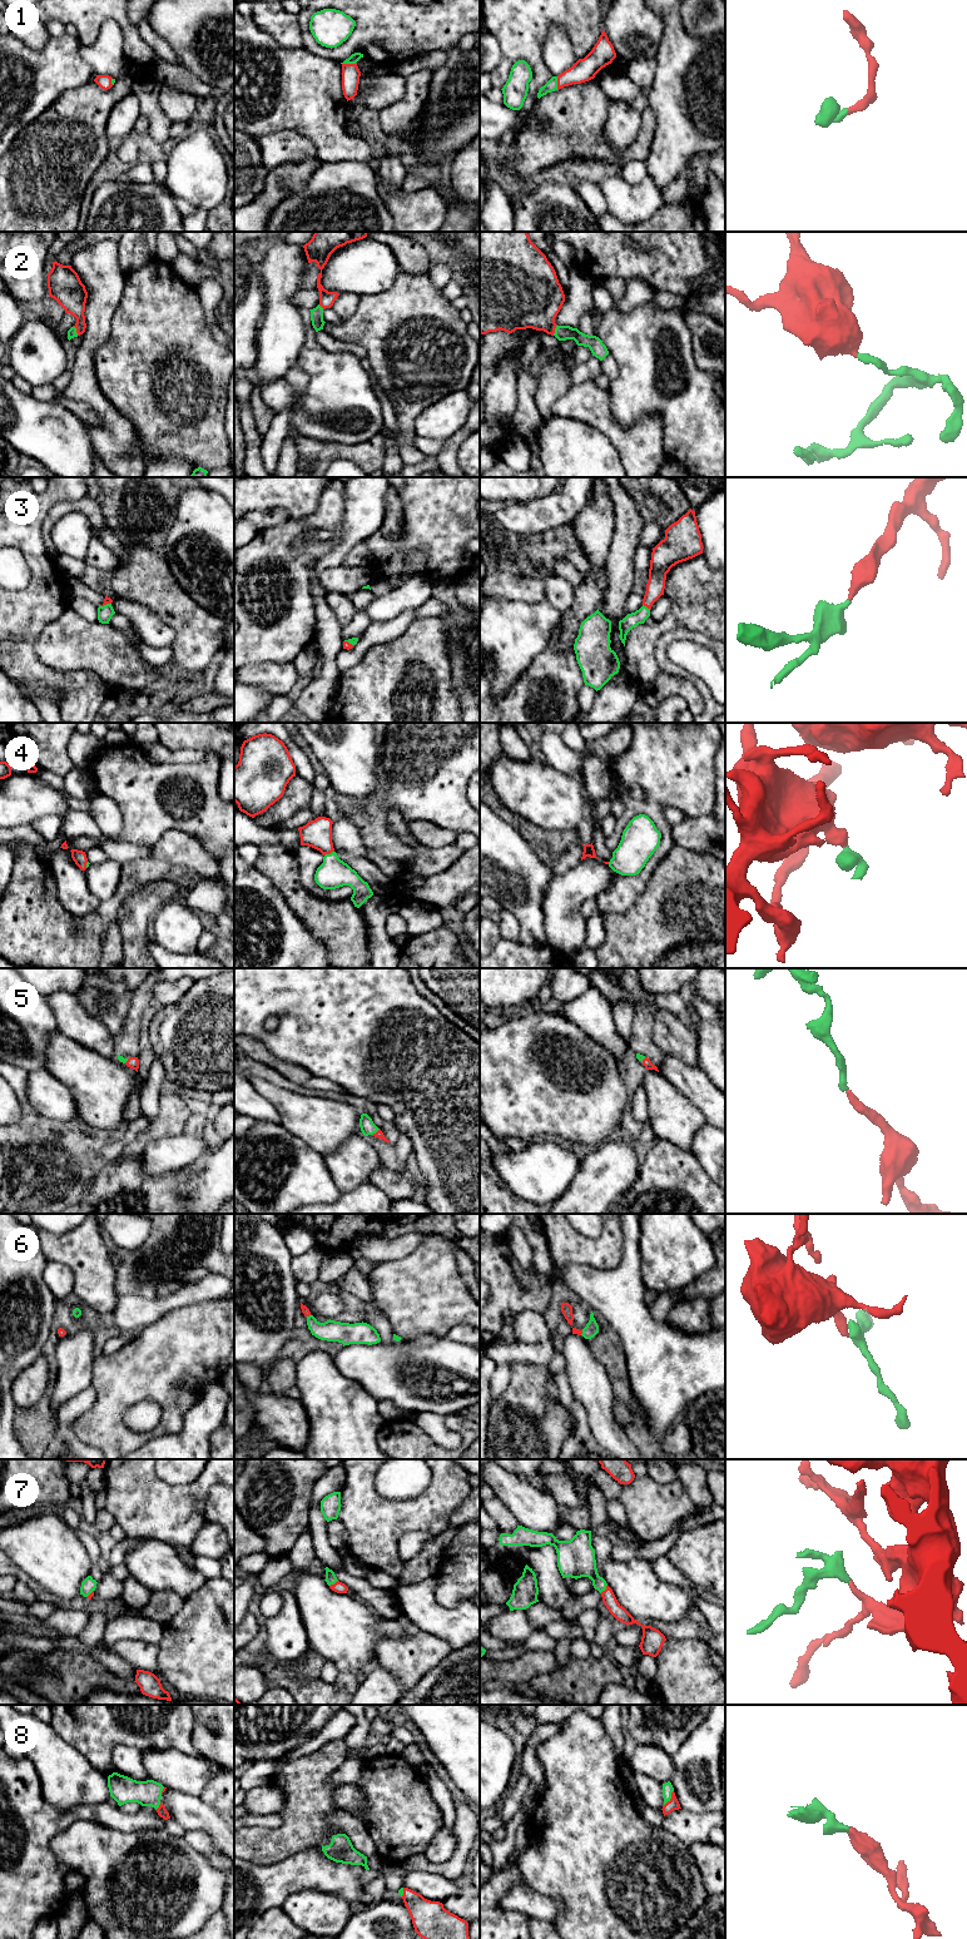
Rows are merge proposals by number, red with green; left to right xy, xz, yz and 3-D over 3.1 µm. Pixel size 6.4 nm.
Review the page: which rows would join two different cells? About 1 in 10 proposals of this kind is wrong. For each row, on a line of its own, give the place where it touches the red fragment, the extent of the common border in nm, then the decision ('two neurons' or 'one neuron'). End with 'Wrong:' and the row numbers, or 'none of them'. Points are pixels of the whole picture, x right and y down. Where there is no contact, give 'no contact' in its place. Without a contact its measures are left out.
1: xz (348, 64) | 90 nm | one neuron
2: yz (554, 330) | 80 nm | one neuron
3: yz (646, 606) | 60 nm | one neuron
4: xz (328, 853) | 70 nm | one neuron
5: xz (376, 1132) | 60 nm | one neuron
6: yz (581, 1333) | 40 nm | one neuron
7: yz (605, 1590) | 70 nm | one neuron
8: yz (672, 1798) | 120 nm | one neuron
Wrong: none of them

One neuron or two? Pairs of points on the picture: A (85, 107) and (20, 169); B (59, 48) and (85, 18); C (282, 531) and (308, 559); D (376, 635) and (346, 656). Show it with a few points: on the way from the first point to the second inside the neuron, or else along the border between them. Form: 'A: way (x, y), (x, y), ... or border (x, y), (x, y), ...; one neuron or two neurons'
A: way (69, 123), (36, 155); one neuron
B: border (77, 38), (80, 44); two neurons
C: way (282, 541), (282, 548), (293, 559), (298, 559); one neuron
D: way (368, 639), (353, 654); one neuron

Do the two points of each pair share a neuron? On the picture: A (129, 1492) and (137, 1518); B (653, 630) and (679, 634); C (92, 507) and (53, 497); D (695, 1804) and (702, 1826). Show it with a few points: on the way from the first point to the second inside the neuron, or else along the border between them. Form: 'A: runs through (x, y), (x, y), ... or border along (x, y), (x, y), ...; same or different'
A: runs through (135, 1498), (137, 1512); same
B: border along (694, 631), (669, 628), (656, 643), (655, 659); different
C: border along (85, 495), (78, 500), (58, 501), (45, 519); different
D: border along (680, 1809), (694, 1813), (712, 1813); different

